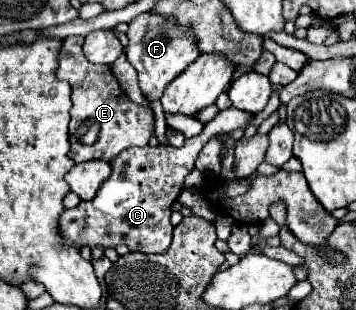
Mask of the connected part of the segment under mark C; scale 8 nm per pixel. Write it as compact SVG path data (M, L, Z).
M227 108L221 110L199 136L185 142L181 148L173 146L145 146L145 148L127 148L111 162L111 176L105 180L101 190L91 202L81 202L73 210L65 210L59 218L61 234L69 244L81 246L103 246L103 248L115 248L117 244L129 246L133 252L143 254L161 254L169 248L173 226L169 222L171 216L171 204L177 200L185 174L189 174L195 166L195 160L205 146L205 142L217 134L217 132L229 132L229 130L245 130L249 122L253 120L253 114Z

